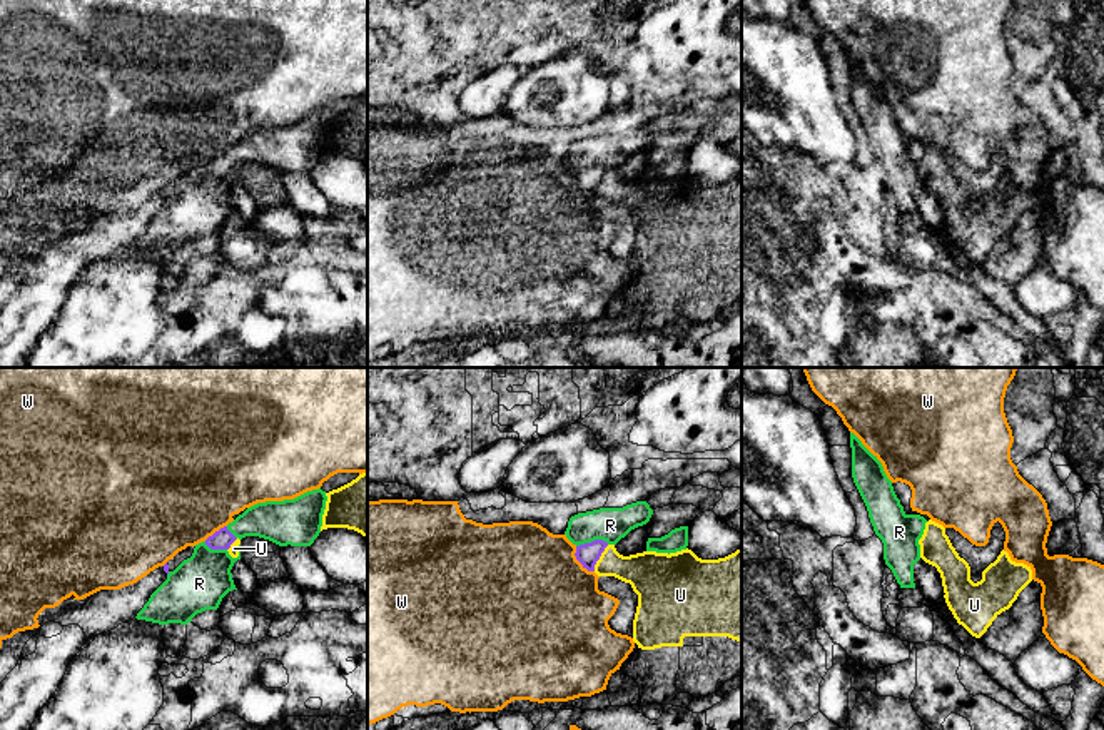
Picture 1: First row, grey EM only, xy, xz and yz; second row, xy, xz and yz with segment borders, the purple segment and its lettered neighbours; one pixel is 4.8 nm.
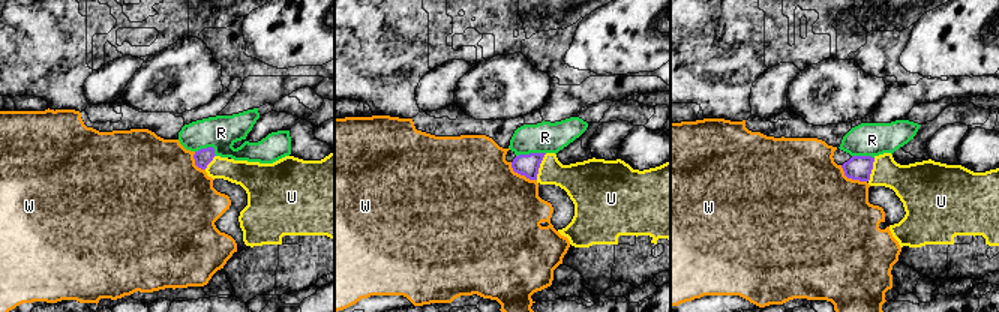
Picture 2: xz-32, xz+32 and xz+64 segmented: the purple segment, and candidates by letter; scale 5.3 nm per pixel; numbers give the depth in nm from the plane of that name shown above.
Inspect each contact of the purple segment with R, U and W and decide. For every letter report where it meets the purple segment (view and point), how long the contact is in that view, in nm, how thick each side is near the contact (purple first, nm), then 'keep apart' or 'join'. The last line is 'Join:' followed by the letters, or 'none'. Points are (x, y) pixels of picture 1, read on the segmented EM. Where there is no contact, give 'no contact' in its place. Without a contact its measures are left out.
R: xz (592, 542) | 160 nm | 110/160 nm | keep apart
U: xz (598, 558) | 150 nm | 110/200 nm | keep apart
W: xz (580, 562) | 160 nm | 110/500 nm | keep apart
Join: none

